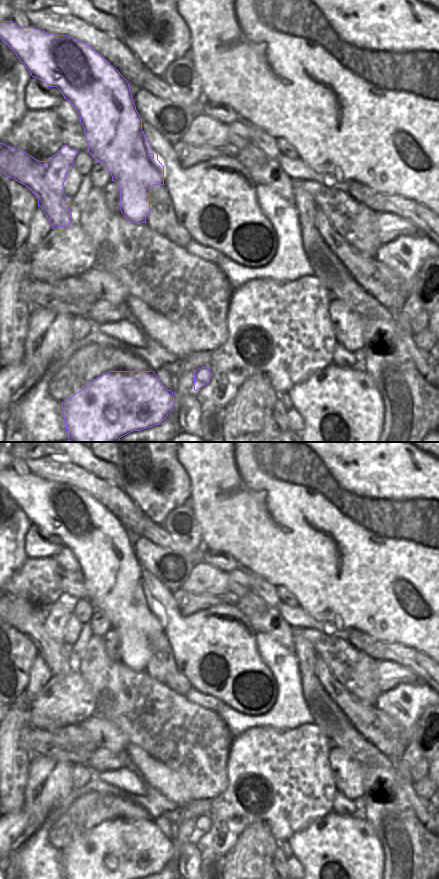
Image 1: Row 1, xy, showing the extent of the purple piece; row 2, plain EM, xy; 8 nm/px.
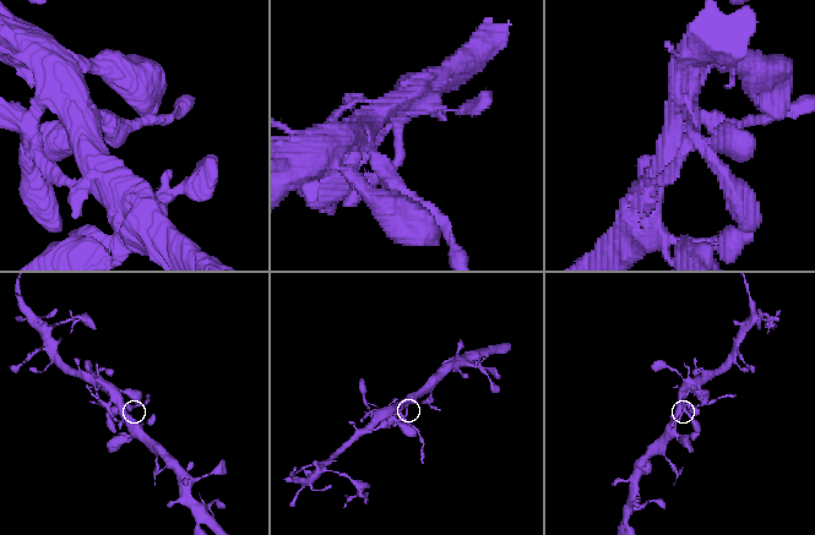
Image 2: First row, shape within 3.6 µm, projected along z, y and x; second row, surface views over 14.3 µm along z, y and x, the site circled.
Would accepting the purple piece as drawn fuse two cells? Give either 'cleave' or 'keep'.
cleave

